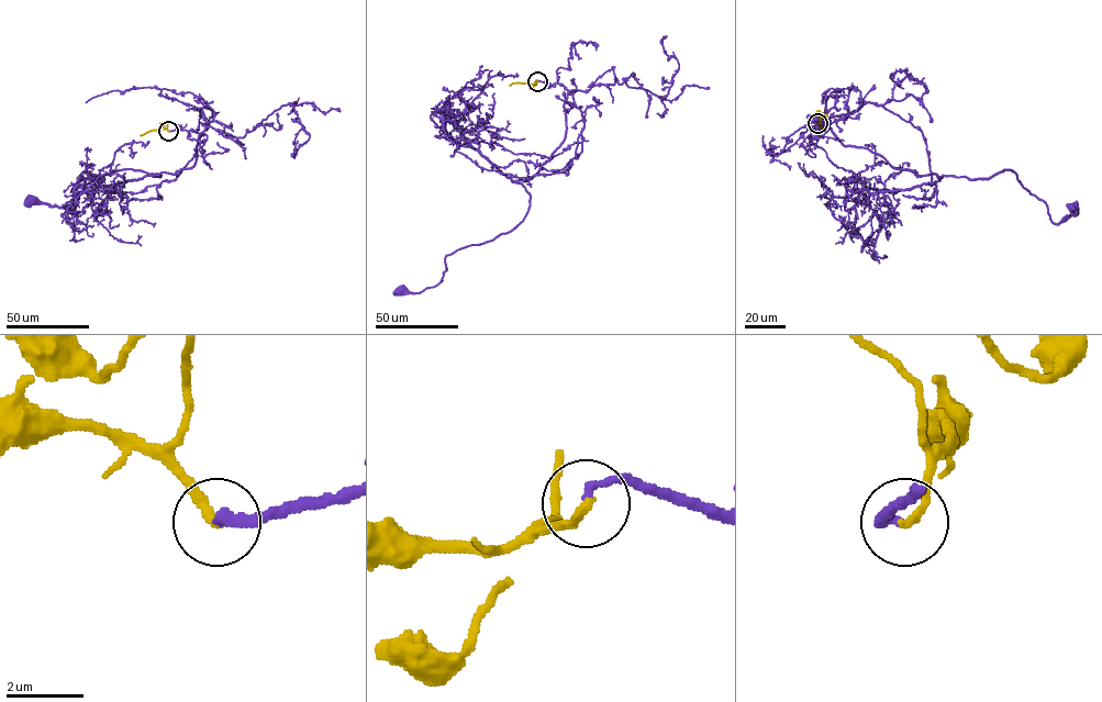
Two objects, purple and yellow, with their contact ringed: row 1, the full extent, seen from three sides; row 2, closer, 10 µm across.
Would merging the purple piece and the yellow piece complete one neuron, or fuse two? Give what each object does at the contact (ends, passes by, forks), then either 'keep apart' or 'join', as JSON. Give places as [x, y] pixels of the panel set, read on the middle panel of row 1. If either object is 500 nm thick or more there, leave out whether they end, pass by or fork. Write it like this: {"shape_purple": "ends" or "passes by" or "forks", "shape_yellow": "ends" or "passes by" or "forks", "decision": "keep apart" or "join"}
{"shape_purple": "ends", "shape_yellow": "ends", "decision": "join"}

